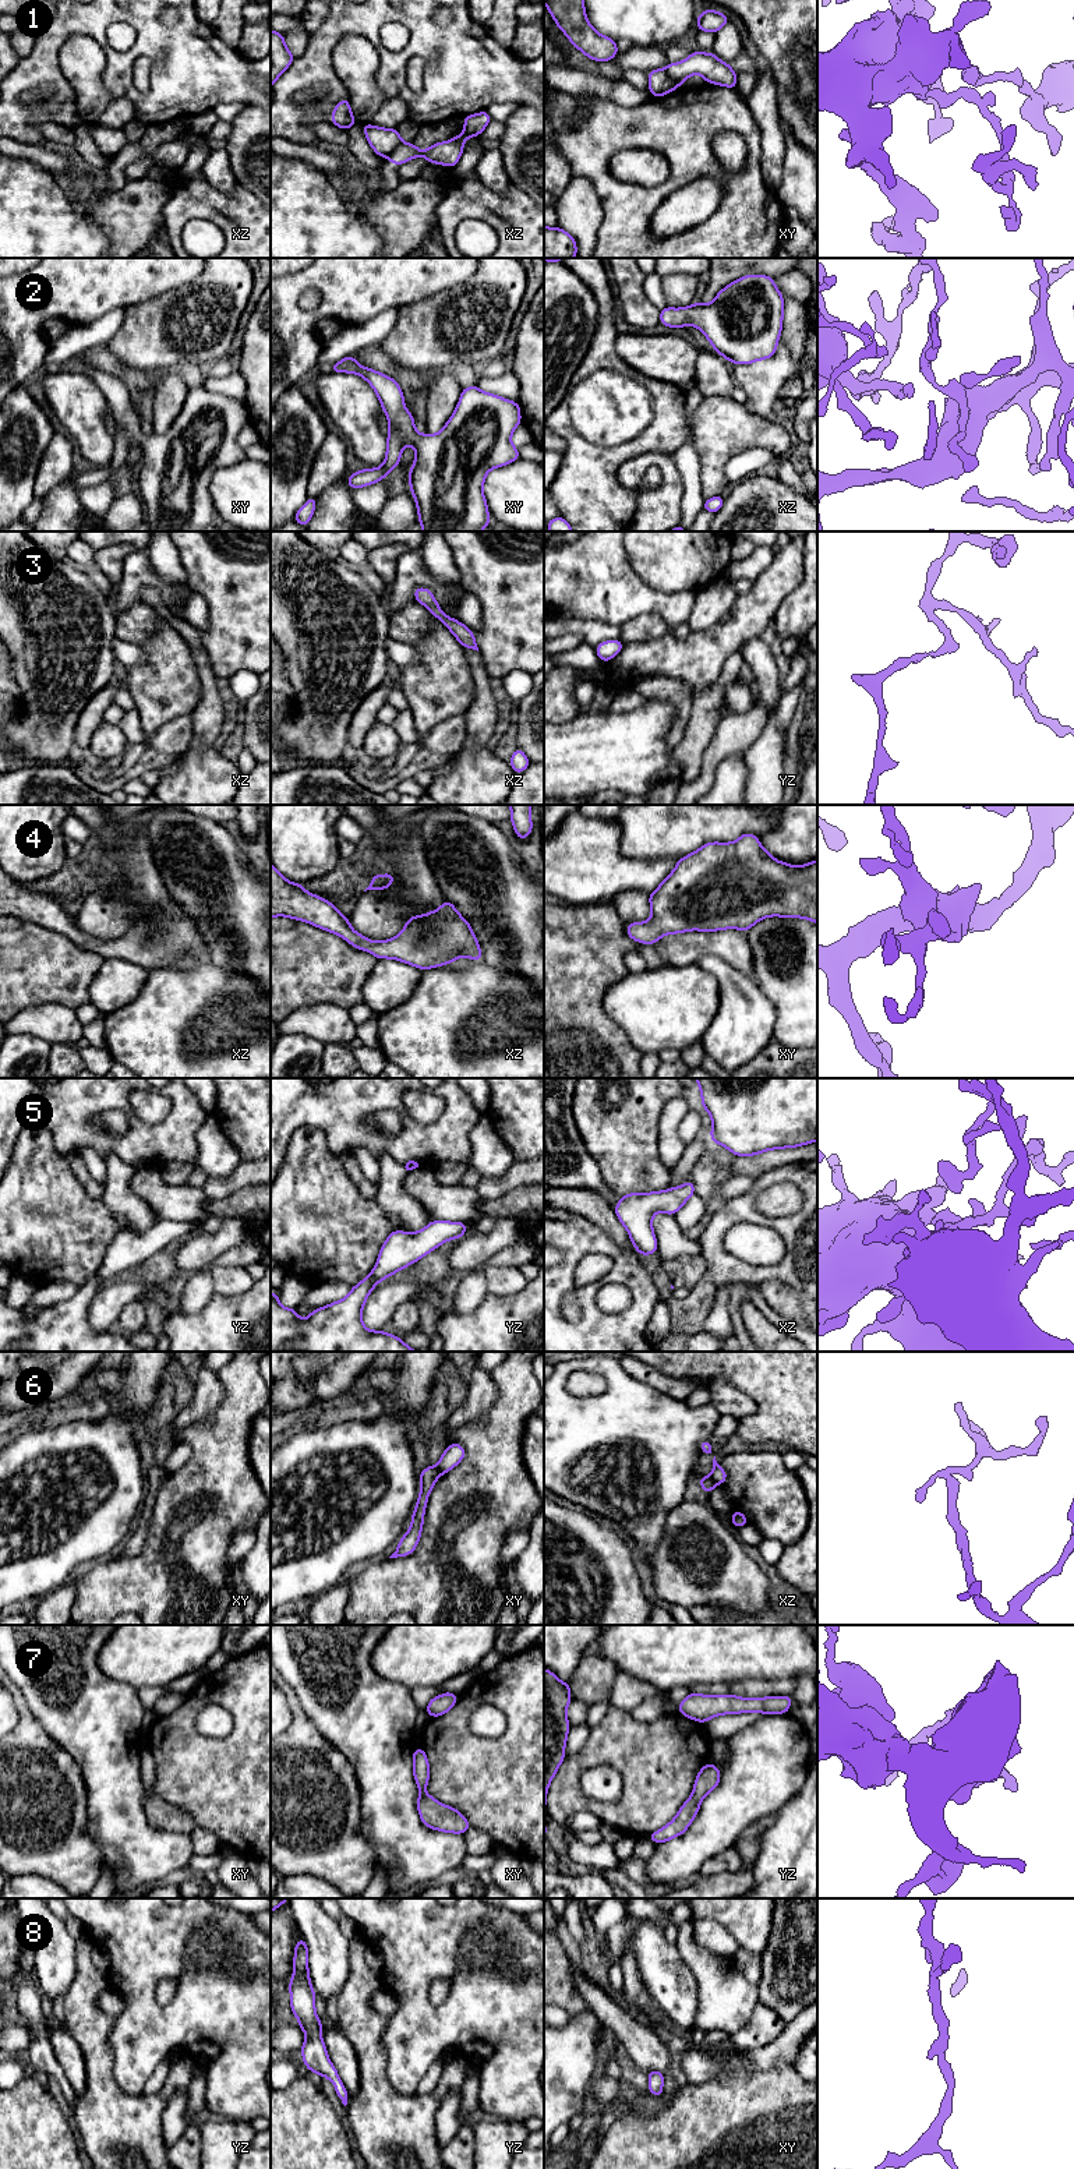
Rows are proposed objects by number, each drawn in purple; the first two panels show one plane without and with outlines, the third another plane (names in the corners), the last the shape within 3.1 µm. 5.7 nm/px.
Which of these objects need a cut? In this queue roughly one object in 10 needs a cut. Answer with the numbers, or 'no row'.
1, 6

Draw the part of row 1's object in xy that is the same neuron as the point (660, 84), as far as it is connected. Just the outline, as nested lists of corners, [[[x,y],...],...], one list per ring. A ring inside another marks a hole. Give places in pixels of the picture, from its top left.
[[[658,68],[646,73],[649,78],[649,88],[650,88],[650,95],[653,98],[656,96],[664,96],[678,86],[681,86],[676,81],[674,81],[665,71],[665,68]]]

